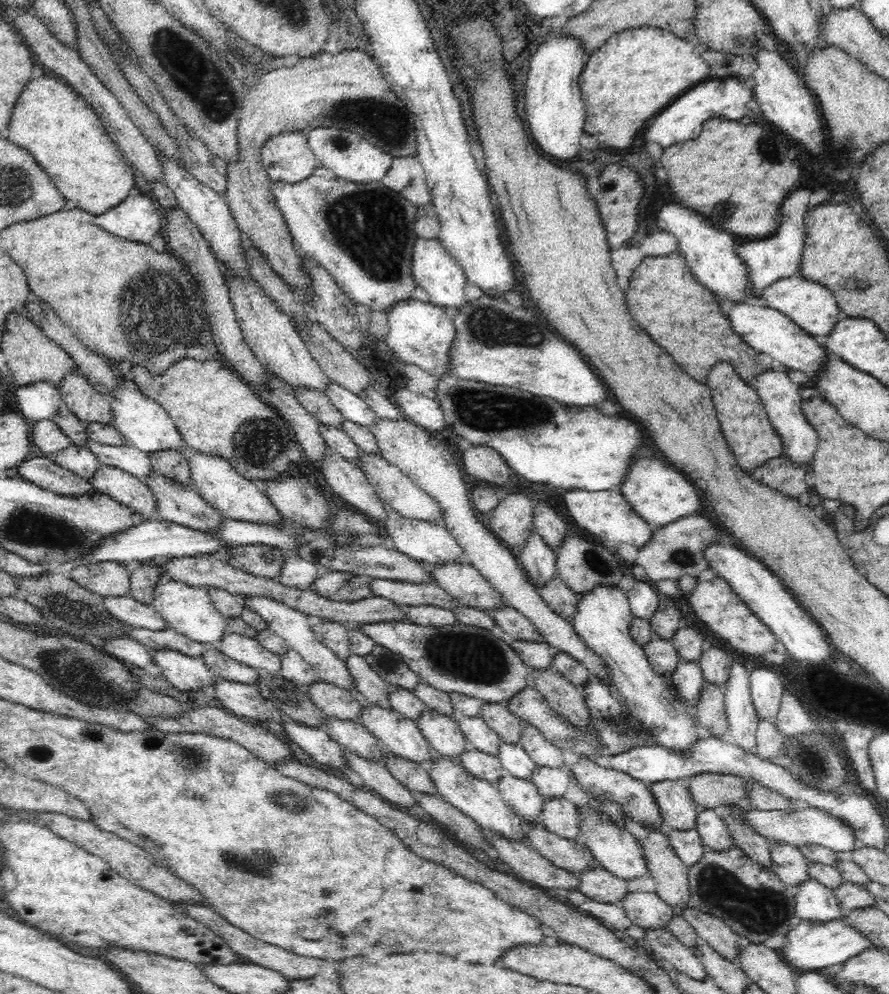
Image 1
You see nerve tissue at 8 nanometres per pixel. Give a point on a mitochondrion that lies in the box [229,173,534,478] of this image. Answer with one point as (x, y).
(368, 226)

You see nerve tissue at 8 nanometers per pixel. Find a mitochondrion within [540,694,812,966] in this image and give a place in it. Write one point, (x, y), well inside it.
(760, 909)

